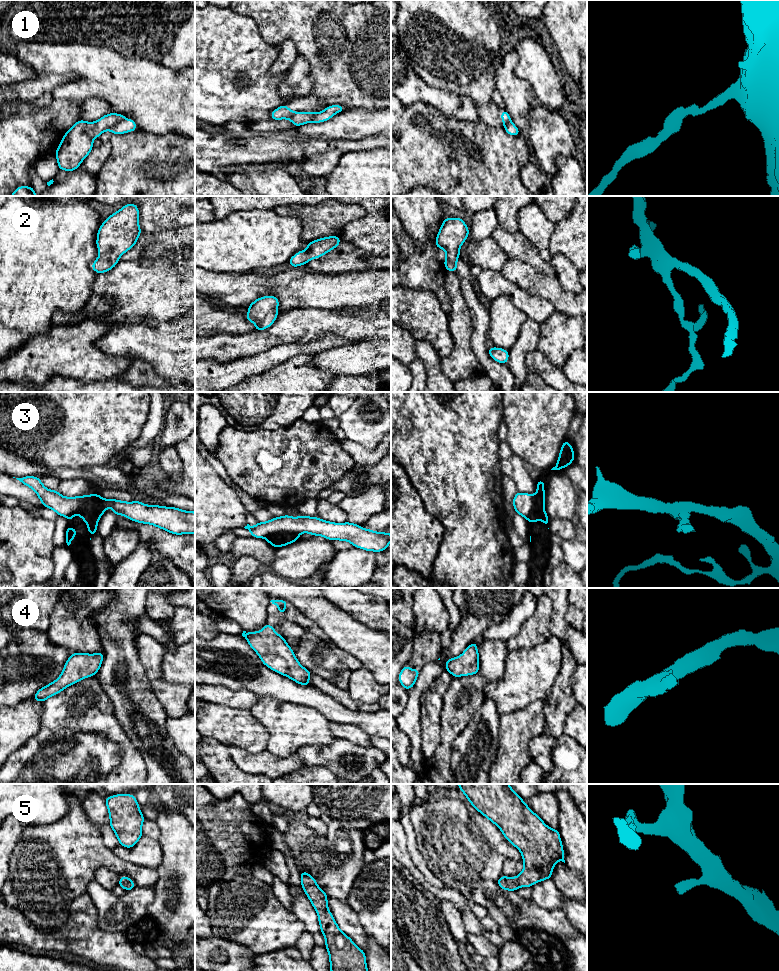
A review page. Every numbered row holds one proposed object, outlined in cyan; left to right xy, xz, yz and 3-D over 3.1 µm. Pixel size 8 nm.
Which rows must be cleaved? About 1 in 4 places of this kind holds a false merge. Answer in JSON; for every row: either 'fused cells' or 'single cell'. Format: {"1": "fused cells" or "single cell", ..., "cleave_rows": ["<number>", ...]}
{"1": "fused cells", "2": "single cell", "3": "fused cells", "4": "single cell", "5": "single cell", "cleave_rows": ["1", "3"]}

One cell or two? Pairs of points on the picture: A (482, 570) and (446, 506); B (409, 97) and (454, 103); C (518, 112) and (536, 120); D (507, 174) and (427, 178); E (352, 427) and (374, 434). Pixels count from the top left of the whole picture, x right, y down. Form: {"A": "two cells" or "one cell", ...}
{"A": "one cell", "B": "one cell", "C": "two cells", "D": "one cell", "E": "one cell"}

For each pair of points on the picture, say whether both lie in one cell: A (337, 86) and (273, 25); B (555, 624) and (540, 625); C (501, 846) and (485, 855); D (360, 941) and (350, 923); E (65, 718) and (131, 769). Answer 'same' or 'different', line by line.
A: same
B: different
C: different
D: same
E: same

